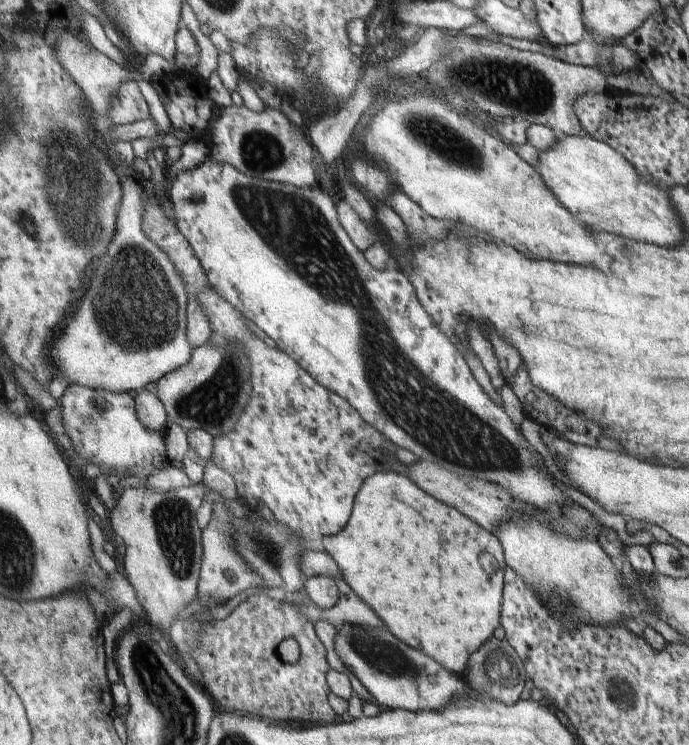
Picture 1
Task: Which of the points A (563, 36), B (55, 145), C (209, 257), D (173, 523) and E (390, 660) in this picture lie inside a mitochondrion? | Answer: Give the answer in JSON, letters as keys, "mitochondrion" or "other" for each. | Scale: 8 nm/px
{"A":"other","B":"mitochondrion","C":"other","D":"mitochondrion","E":"mitochondrion"}

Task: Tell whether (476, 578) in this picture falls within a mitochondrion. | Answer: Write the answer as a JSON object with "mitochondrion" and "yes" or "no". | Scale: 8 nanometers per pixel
{"mitochondrion":"no"}

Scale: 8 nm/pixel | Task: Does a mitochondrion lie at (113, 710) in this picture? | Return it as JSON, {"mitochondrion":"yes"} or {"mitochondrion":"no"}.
{"mitochondrion":"no"}

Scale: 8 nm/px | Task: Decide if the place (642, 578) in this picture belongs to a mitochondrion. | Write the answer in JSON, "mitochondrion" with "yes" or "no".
{"mitochondrion":"no"}

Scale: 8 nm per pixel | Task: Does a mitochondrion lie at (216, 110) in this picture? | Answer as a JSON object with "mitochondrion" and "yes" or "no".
{"mitochondrion":"no"}

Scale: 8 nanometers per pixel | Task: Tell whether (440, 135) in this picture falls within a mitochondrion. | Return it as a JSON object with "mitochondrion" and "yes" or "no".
{"mitochondrion":"yes"}

